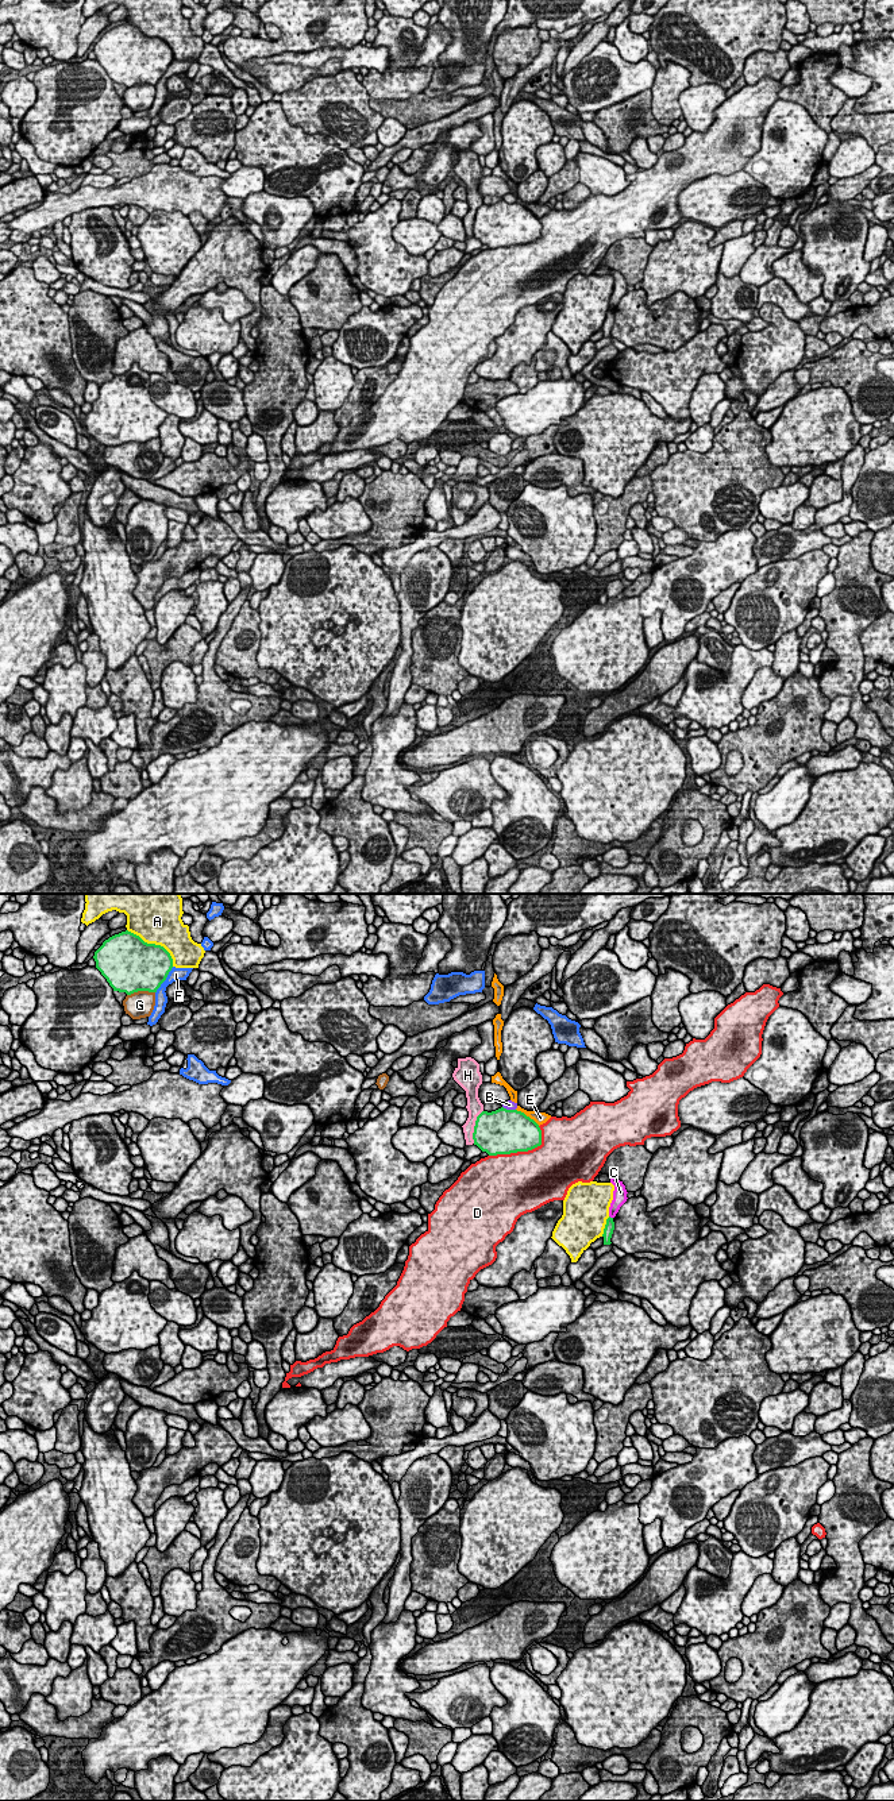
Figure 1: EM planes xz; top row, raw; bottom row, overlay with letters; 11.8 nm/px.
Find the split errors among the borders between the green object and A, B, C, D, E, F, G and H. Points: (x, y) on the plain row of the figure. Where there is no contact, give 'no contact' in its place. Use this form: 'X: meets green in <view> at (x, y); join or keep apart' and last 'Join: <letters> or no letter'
A: meets green in xz at (154, 37); keep apart
B: meets green in xz at (509, 203); keep apart
C: meets green in xz at (609, 309); keep apart
D: meets green in xz at (523, 243); keep apart
E: meets green in xz at (528, 209); keep apart
F: meets green in xz at (165, 72); keep apart
G: meets green in xz at (141, 83); keep apart
H: meets green in xz at (474, 219); keep apart
Join: no letter

